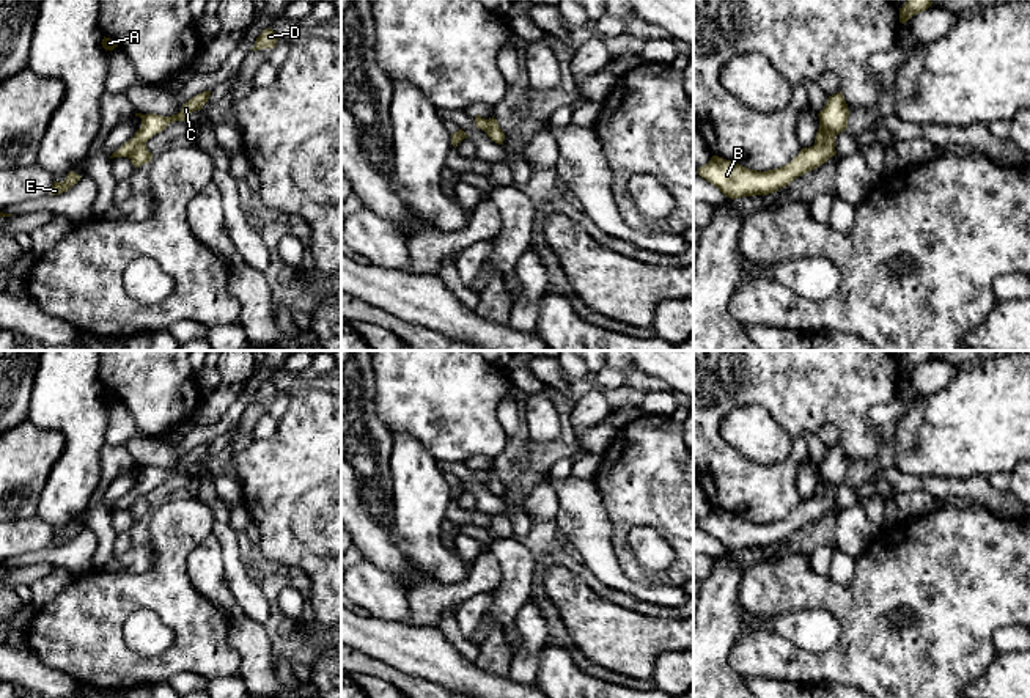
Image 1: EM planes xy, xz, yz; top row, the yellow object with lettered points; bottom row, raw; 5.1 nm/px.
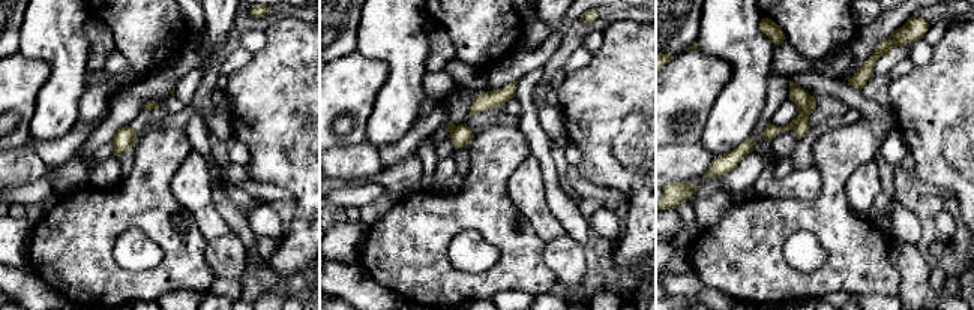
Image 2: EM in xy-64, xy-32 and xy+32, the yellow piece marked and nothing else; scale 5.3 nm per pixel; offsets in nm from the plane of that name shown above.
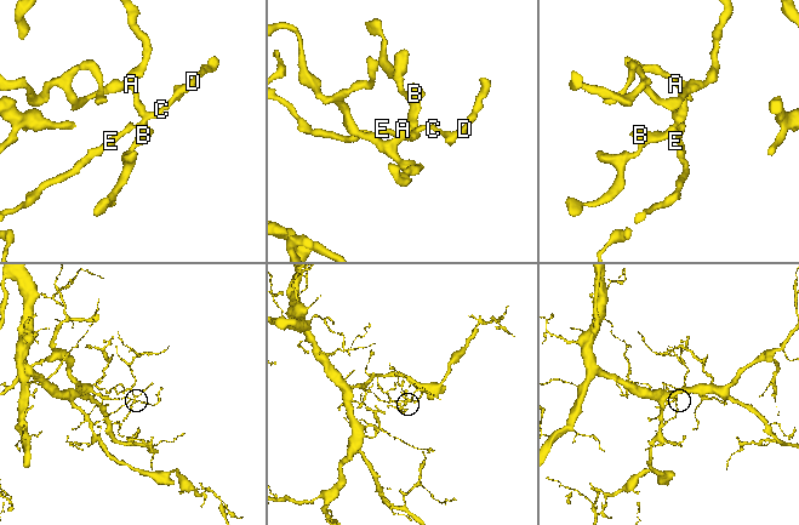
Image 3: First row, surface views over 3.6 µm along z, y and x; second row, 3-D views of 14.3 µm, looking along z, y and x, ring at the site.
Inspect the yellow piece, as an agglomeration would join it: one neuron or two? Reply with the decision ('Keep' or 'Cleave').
Cleave

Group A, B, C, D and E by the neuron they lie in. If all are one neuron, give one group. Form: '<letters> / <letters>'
A B / C D E

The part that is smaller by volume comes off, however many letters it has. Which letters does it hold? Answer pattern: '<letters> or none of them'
A, B

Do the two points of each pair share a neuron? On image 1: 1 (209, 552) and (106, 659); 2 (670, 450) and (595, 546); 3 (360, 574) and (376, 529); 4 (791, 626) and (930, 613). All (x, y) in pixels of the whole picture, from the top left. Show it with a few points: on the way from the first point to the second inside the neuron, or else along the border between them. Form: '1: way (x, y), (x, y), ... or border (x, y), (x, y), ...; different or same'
1: border (203, 540), (187, 557), (187, 577), (213, 602); different
2: border (598, 489), (612, 524), (612, 549), (618, 560); different
3: border (364, 557), (397, 579); different
4: border (802, 609), (835, 618), (831, 650); different

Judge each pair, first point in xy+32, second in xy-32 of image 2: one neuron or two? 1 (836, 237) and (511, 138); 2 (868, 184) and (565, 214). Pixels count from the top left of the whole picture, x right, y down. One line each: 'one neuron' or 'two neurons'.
1: one neuron
2: two neurons

